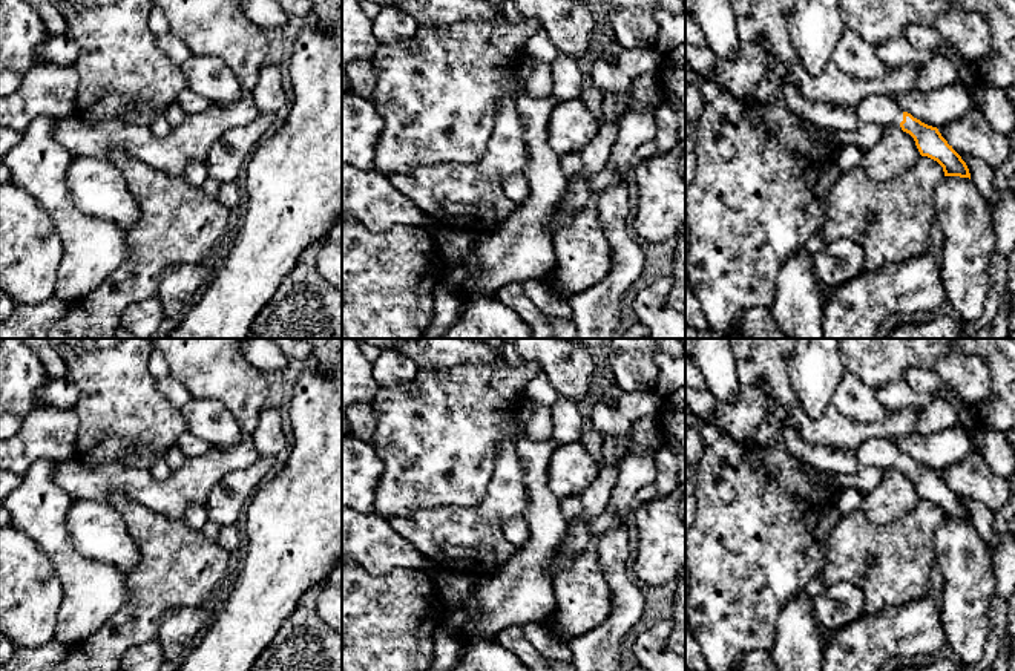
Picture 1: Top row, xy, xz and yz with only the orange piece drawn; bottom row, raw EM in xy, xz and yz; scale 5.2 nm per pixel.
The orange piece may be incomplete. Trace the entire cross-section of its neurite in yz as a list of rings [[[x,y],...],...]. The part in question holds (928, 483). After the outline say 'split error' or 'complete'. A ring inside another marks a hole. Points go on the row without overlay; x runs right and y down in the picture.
[[[888,438],[868,440],[859,449],[859,464],[860,467],[875,466],[882,469],[900,469],[903,475],[914,481],[921,499],[928,499],[943,510],[944,519],[971,522],[966,506],[952,489],[948,487],[938,472],[903,455],[894,441]]]; split error

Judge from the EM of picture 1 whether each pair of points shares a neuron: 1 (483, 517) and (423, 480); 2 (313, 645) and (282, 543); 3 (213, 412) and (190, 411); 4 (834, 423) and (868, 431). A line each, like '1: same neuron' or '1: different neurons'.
1: different neurons
2: different neurons
3: same neuron
4: same neuron

